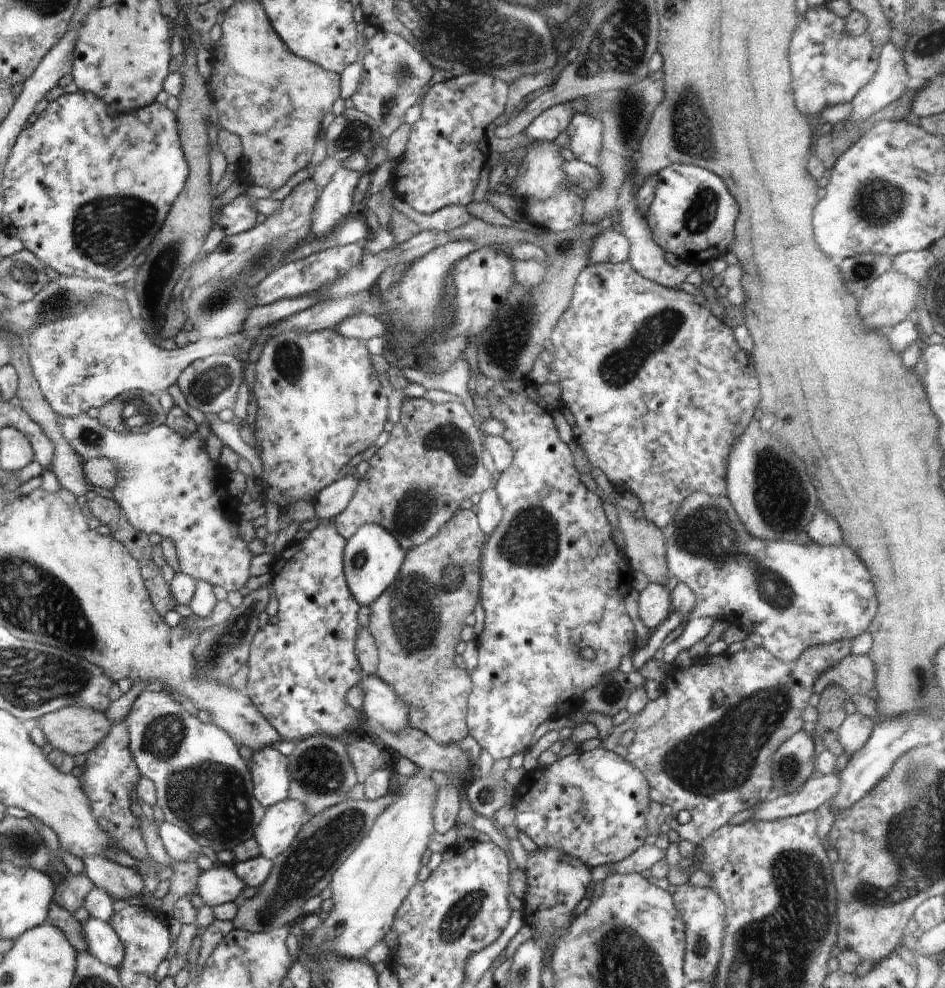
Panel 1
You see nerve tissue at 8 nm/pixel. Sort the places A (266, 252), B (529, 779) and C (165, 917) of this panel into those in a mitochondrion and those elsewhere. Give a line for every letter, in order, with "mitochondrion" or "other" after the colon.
A: mitochondrion
B: other
C: other

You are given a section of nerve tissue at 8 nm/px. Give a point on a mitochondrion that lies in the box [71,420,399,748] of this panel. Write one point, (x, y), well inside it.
(230, 640)

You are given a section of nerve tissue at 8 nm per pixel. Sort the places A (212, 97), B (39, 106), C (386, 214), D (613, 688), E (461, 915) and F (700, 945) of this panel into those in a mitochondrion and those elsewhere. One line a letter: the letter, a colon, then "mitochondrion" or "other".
A: other
B: other
C: other
D: mitochondrion
E: mitochondrion
F: mitochondrion

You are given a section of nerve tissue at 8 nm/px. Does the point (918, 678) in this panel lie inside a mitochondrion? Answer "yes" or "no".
yes

